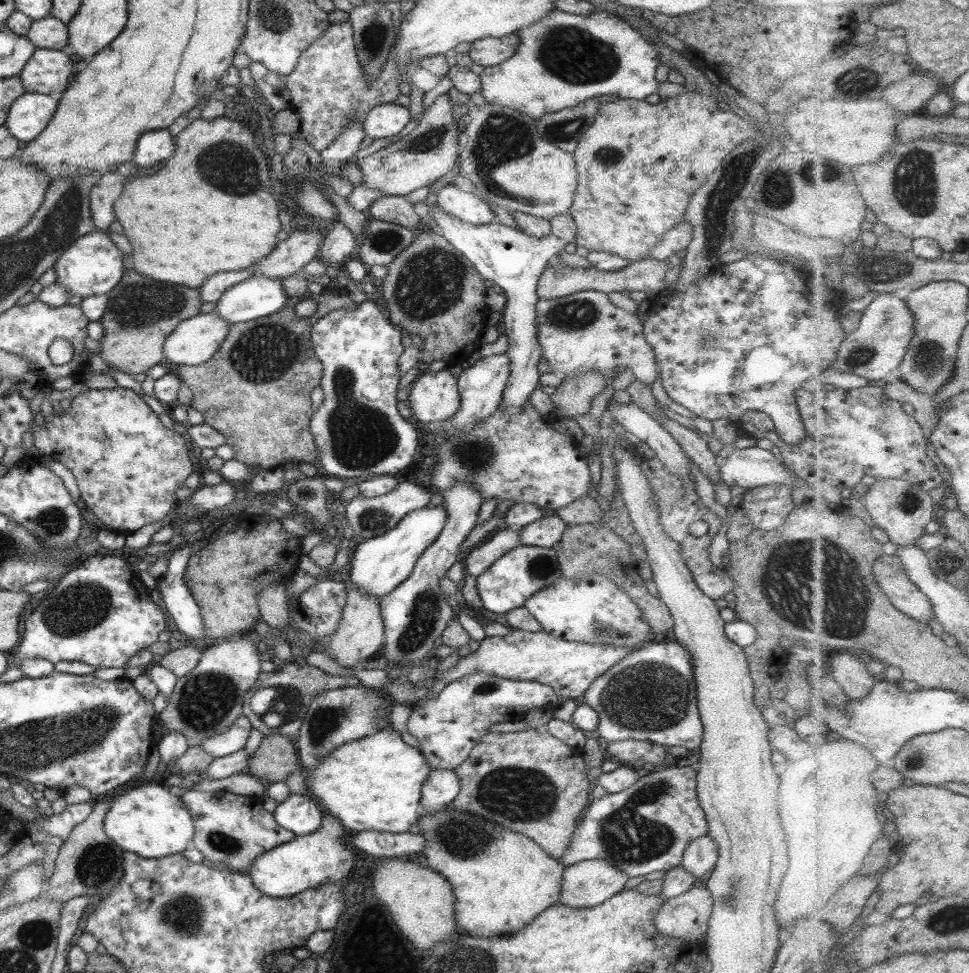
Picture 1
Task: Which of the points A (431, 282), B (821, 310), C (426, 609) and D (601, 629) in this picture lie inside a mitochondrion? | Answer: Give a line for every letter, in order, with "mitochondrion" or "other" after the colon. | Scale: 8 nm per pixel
A: mitochondrion
B: other
C: mitochondrion
D: mitochondrion

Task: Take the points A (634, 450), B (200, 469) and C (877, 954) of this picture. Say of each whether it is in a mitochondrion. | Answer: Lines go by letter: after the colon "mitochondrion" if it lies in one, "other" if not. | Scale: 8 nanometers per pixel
A: other
B: other
C: other

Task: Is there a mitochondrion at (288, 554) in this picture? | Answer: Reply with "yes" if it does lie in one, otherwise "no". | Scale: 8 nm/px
no

